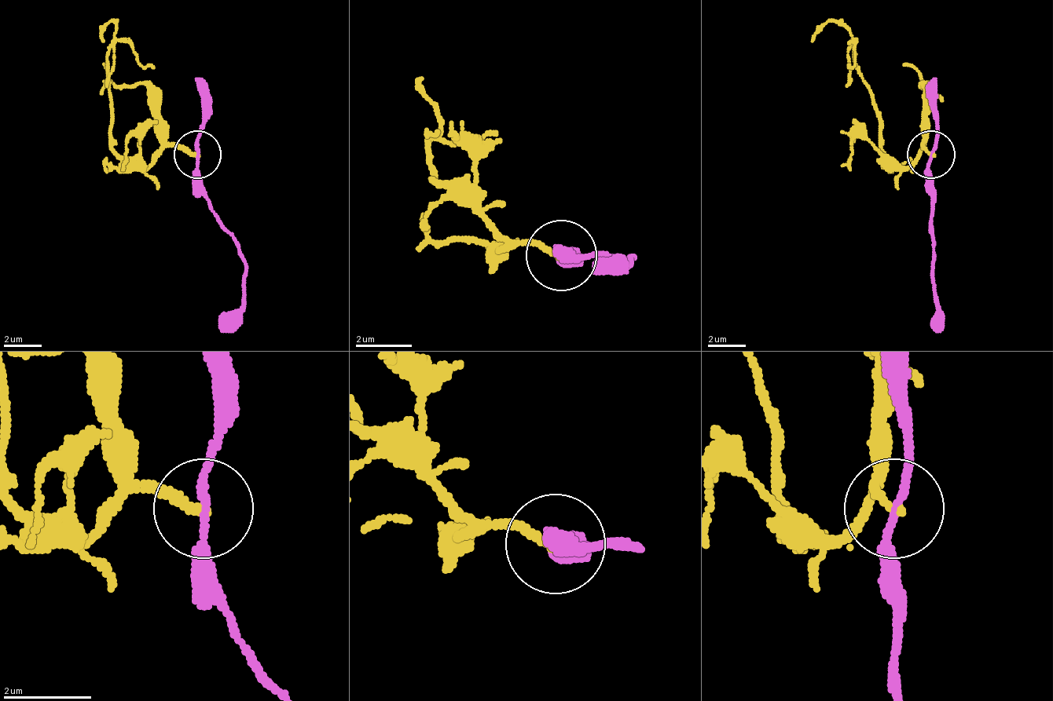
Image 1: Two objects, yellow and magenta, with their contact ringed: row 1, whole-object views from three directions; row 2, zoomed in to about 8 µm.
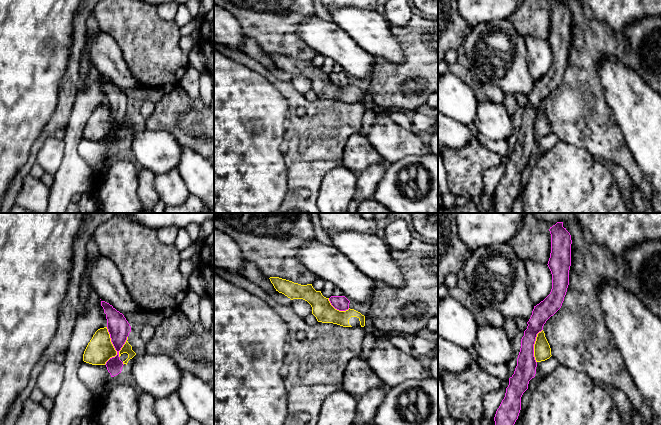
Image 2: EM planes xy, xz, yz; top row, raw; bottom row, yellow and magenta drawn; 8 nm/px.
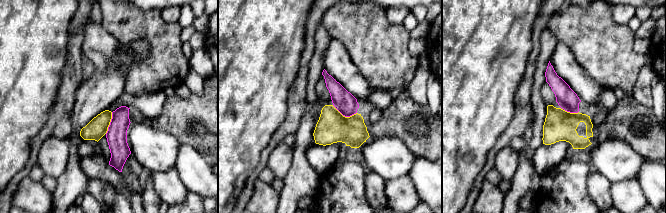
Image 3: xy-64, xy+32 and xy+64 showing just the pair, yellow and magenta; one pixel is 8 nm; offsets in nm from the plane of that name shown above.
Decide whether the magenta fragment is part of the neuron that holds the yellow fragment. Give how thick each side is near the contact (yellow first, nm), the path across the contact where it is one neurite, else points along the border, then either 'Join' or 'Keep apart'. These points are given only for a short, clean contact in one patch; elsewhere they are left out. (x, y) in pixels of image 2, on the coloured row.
Thickness 220 nm (yellow) against 180 nm. Boundary: xy (106, 327), (116, 354), (104, 364). Keep apart

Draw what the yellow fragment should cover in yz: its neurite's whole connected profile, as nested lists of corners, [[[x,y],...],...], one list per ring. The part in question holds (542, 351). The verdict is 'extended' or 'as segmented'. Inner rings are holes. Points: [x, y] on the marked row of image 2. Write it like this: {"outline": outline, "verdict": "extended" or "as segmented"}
{"outline": [[[542,330],[537,334],[534,344],[534,357],[536,362],[541,362],[551,357],[551,348]]], "verdict": "as segmented"}

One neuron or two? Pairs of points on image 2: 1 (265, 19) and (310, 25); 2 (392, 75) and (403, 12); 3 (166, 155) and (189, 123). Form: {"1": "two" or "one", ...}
{"1": "two", "2": "two", "3": "two"}

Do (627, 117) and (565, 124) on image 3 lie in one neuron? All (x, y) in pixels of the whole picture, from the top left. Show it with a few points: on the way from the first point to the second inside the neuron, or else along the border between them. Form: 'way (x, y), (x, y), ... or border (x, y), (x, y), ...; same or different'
way (612, 127), (607, 130), (580, 130); same

